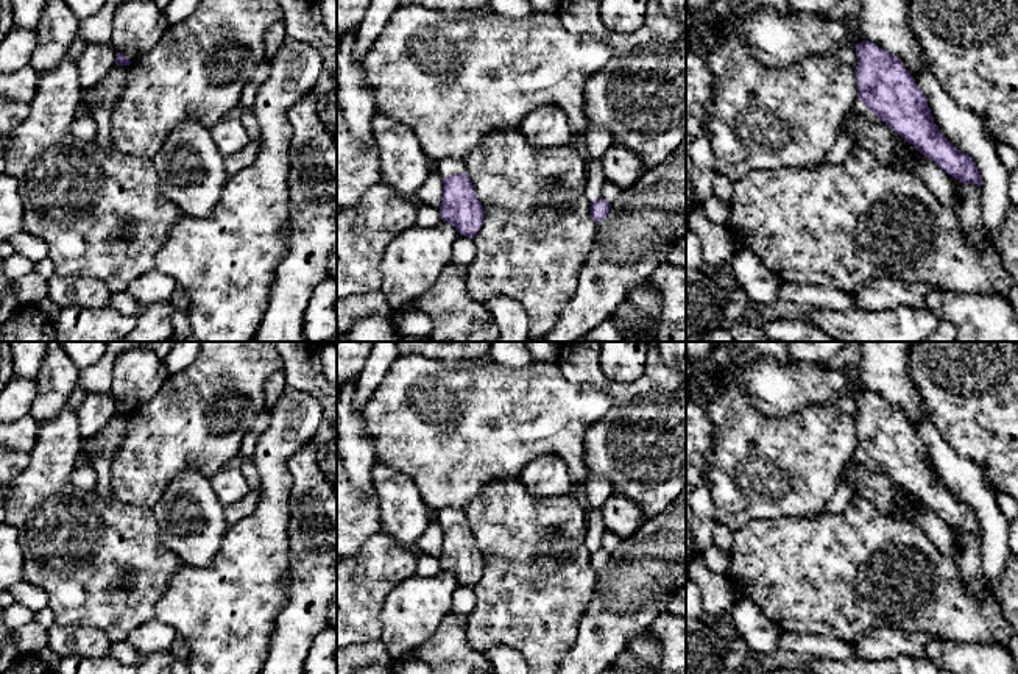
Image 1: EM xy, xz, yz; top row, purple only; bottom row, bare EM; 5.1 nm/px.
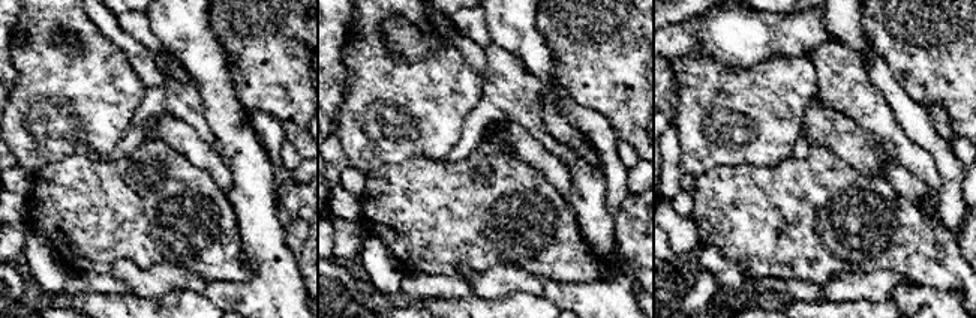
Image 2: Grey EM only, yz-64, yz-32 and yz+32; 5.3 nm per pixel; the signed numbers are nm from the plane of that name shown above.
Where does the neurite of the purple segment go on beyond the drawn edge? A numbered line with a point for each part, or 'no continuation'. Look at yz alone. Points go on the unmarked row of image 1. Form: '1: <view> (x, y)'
1: yz (859, 457)

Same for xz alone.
1: xz (451, 515)

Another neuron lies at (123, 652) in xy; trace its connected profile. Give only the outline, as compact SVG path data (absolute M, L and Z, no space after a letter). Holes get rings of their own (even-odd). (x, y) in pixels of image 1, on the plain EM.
M128 641L114 643L109 655L123 665L139 665L143 658Z

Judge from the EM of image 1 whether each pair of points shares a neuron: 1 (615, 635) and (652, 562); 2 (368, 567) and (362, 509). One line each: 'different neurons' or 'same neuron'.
1: same neuron
2: different neurons

